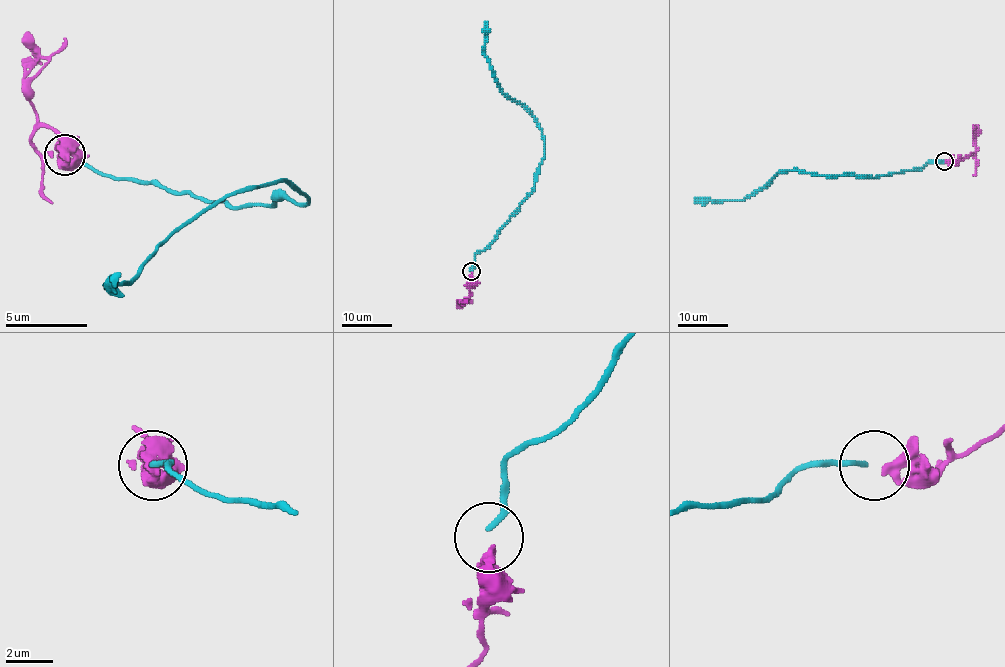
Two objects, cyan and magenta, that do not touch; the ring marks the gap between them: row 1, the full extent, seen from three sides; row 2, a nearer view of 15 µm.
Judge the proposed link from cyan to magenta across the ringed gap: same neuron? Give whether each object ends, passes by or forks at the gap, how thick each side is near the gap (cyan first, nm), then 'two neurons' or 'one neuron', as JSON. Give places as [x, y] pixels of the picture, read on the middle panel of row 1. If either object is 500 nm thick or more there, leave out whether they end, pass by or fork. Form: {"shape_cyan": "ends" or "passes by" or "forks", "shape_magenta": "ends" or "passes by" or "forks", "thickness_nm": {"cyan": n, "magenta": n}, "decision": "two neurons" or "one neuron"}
{"shape_cyan": "ends", "shape_magenta": "ends", "thickness_nm": {"cyan": 200, "magenta": 480}, "decision": "two neurons"}

